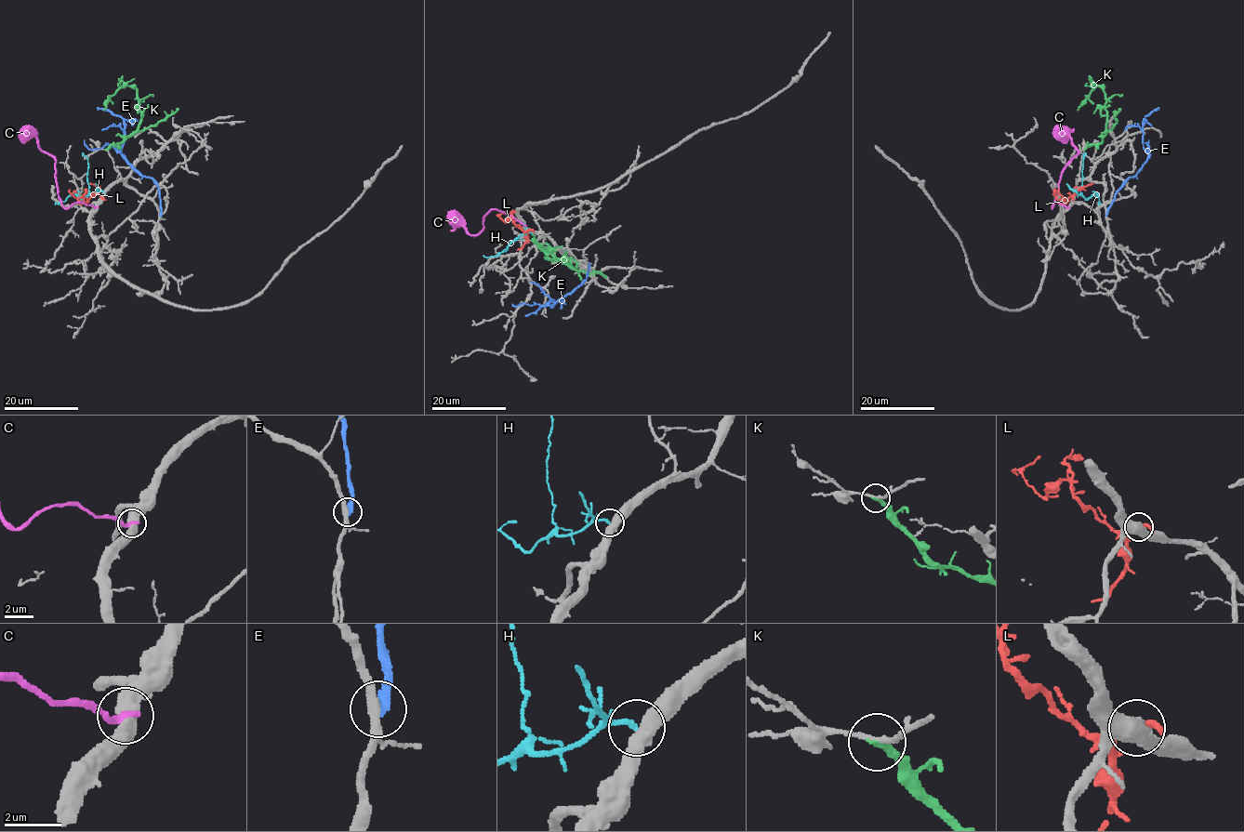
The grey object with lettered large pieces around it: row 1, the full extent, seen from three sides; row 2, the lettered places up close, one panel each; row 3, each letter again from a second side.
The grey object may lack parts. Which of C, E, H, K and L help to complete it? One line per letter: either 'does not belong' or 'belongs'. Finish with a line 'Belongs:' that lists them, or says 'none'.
C: does not belong
E: does not belong
H: does not belong
K: does not belong
L: does not belong
Belongs: none

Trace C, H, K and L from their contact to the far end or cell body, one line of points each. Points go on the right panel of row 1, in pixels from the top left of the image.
C: (1068, 207), (1055, 203), (1052, 208), (1063, 169), (1078, 154), (1078, 151), (1068, 136), (1057, 138), (1054, 130)
H: (1076, 191), (1086, 199), (1096, 194), (1098, 204)
K: (1084, 150), (1099, 144), (1105, 128), (1106, 98), (1101, 85), (1096, 85), (1078, 110)
L: (1073, 198), (1074, 194), (1061, 204), (1065, 199), (1054, 192)

